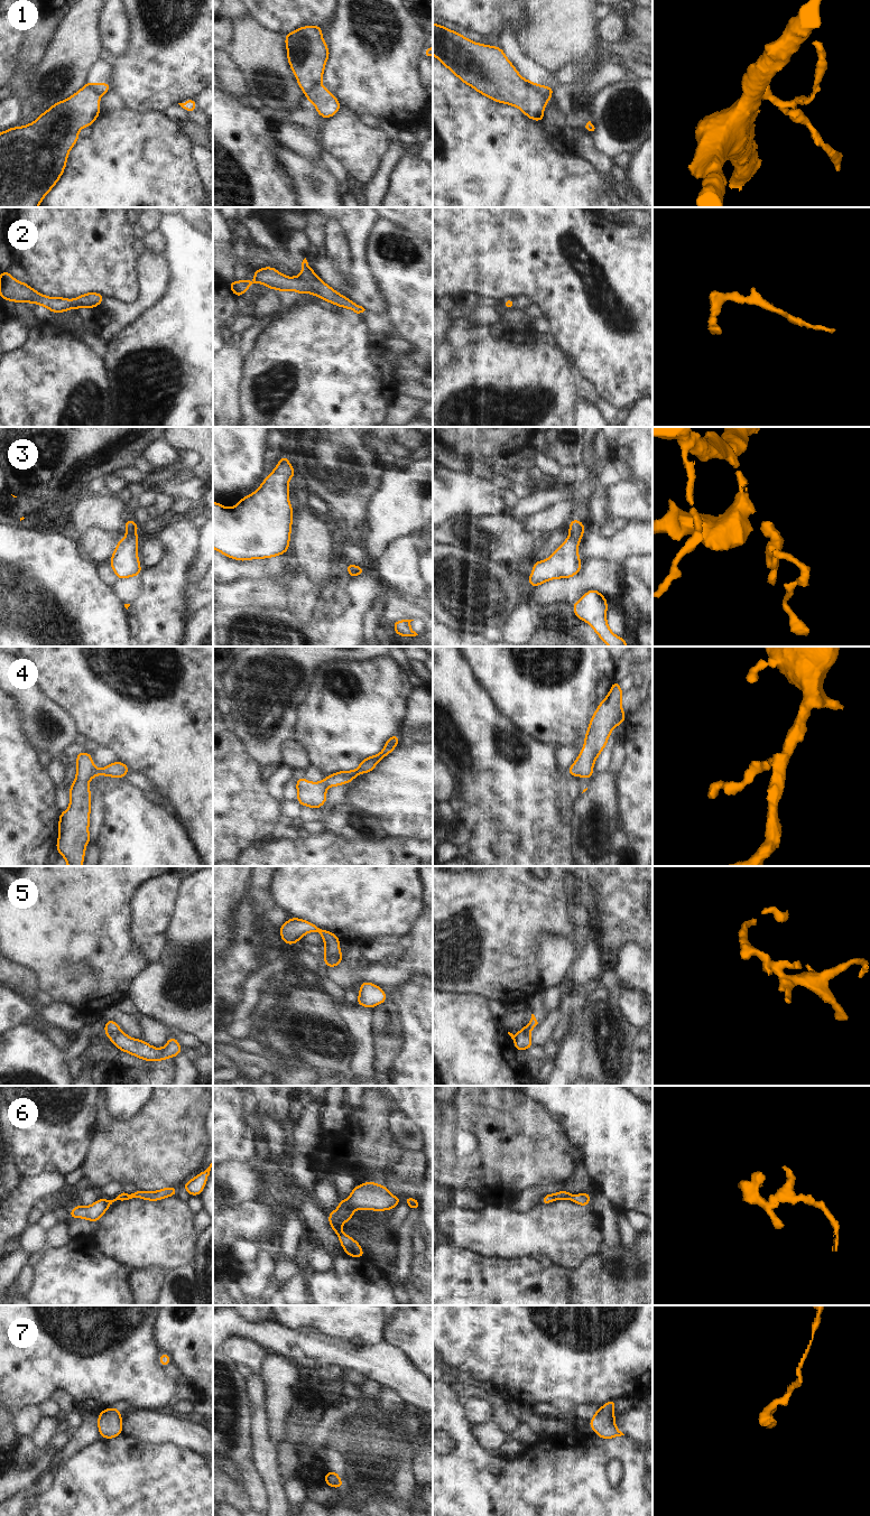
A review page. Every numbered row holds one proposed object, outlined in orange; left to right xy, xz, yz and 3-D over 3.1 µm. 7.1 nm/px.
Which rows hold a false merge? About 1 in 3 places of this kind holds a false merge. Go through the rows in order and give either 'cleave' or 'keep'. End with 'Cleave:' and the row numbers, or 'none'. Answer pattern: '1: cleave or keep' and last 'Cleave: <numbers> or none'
1: cleave
2: keep
3: keep
4: keep
5: cleave
6: cleave
7: keep
Cleave: 1, 5, 6

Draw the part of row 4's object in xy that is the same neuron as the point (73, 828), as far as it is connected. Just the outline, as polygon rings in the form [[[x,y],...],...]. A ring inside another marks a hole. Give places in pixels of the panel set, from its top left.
[[[77,753],[76,778],[70,787],[70,807],[66,811],[58,813],[56,850],[66,859],[67,866],[83,866],[86,845],[92,840],[89,835],[92,799],[89,789],[90,780],[96,774],[123,779],[130,771],[131,769],[119,760],[103,769],[98,769],[94,766],[91,753]]]

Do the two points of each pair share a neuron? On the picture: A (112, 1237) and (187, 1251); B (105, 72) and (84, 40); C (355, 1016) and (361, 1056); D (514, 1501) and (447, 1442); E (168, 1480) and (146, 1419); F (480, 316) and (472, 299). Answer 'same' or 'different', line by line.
A: same
B: different
C: same
D: different
E: different
F: different

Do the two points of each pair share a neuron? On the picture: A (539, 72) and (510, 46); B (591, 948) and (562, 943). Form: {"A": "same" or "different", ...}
{"A": "same", "B": "different"}

